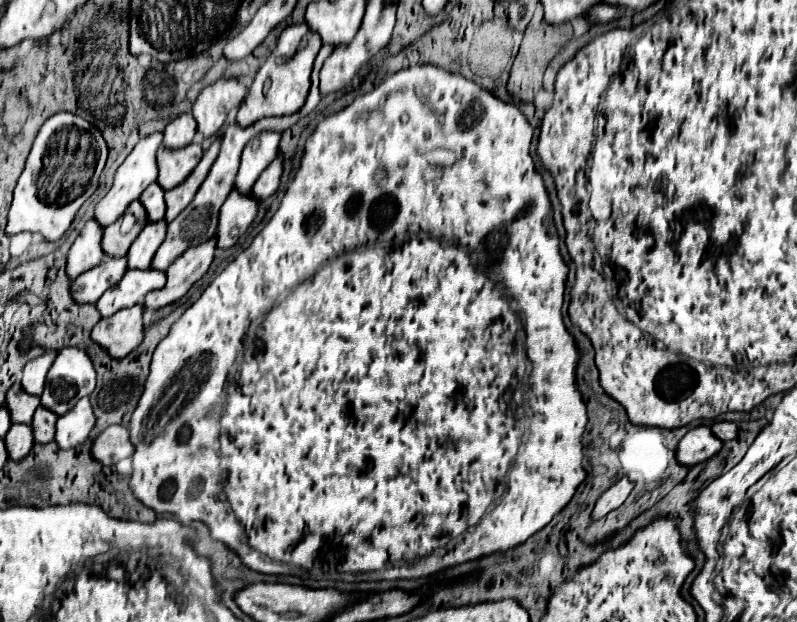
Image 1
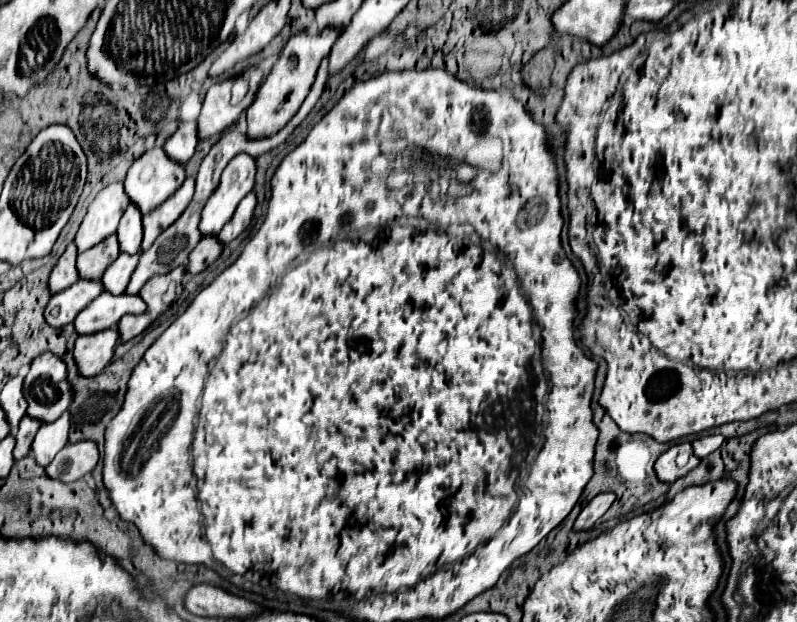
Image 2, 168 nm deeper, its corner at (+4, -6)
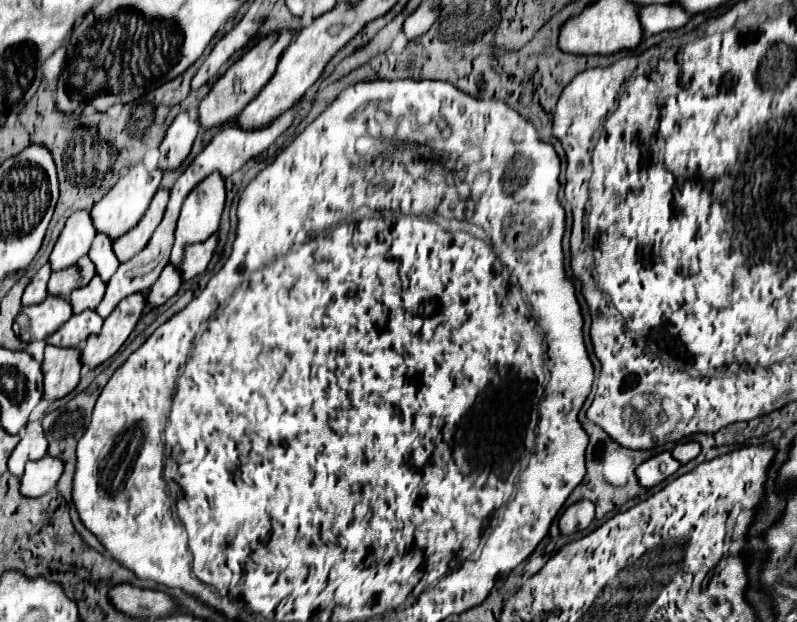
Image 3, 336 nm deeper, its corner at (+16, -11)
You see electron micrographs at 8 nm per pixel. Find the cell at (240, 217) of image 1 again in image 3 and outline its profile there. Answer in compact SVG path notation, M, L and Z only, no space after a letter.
M166 265L160 279L148 289L146 293L146 305L150 309L156 309L160 305L164 305L172 295L178 293L182 285L182 279L180 279L180 271L174 267L174 265Z

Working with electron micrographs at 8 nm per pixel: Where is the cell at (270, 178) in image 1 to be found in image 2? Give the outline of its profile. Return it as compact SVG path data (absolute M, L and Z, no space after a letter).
M252 190L252 192L248 192L246 194L246 198L238 204L238 208L236 208L236 212L234 212L234 216L232 216L232 220L220 230L220 238L222 238L222 242L230 242L230 240L234 240L248 224L250 224L250 220L252 220L252 214L254 214L254 208L256 208L256 192Z

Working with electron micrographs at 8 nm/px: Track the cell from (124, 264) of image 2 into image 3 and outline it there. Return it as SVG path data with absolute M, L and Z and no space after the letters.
M92 277L92 281L86 287L72 291L72 295L68 299L70 305L72 305L72 311L74 313L82 313L86 309L96 309L98 303L104 297L104 287L106 287L106 283L102 279Z

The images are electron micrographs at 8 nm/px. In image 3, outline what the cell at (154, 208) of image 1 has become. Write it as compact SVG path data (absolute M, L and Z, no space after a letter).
M96 235L90 251L88 251L90 261L96 267L96 275L104 281L108 281L112 277L112 273L116 271L116 267L120 265L114 251L112 251L112 241L104 239L104 235Z

